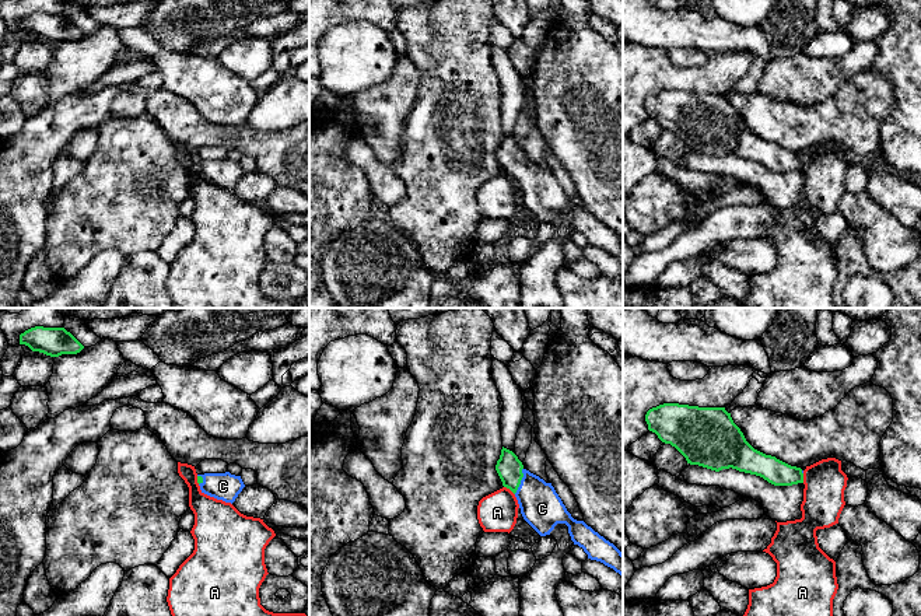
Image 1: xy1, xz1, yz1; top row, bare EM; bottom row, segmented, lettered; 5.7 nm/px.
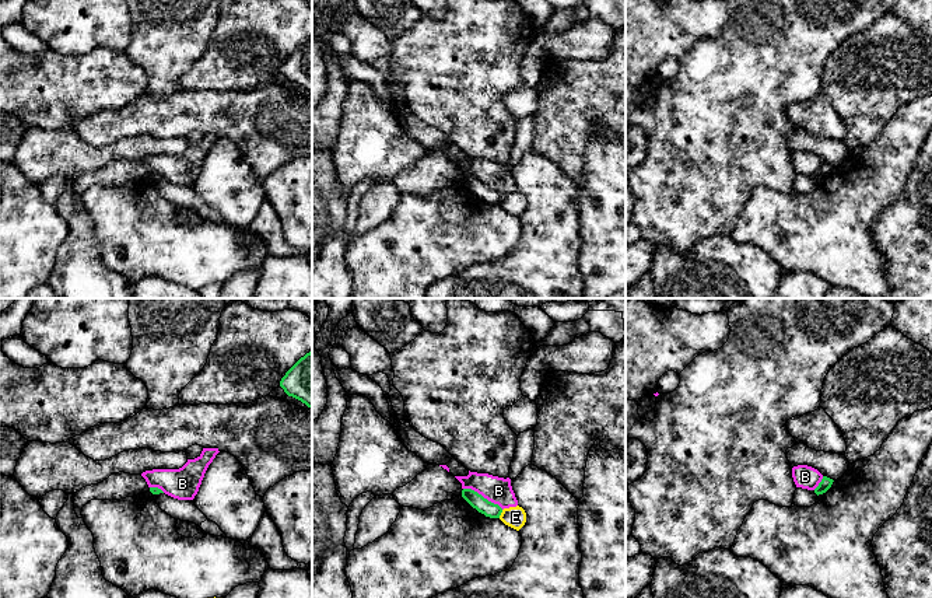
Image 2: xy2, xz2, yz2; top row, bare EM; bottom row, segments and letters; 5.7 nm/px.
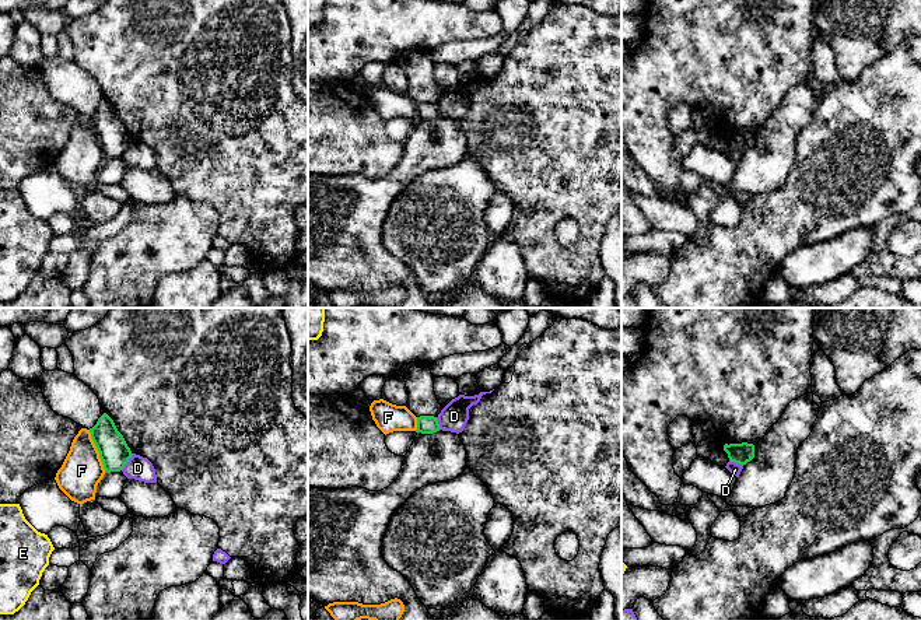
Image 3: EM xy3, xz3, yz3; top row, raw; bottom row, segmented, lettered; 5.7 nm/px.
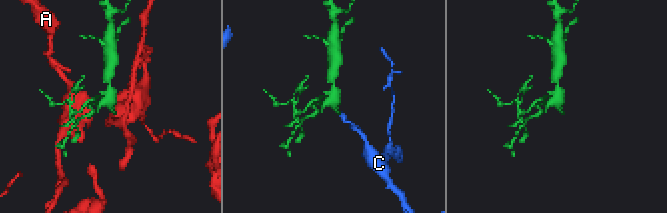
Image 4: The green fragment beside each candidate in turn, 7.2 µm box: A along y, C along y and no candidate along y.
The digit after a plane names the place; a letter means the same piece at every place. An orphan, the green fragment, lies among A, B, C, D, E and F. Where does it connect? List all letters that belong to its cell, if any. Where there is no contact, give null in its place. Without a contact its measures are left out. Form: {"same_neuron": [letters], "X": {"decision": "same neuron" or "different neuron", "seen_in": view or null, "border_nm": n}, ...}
{"same_neuron": ["C"], "A": {"decision": "different neuron", "seen_in": "xz1", "border_nm": 80}, "B": {"decision": "different neuron", "seen_in": "xz2", "border_nm": 260}, "C": {"decision": "same neuron", "seen_in": "xz1", "border_nm": 160}, "D": {"decision": "different neuron", "seen_in": "xy3", "border_nm": 120}, "E": {"decision": "different neuron", "seen_in": "xz2", "border_nm": 50}, "F": {"decision": "different neuron", "seen_in": "xy3", "border_nm": 260}}

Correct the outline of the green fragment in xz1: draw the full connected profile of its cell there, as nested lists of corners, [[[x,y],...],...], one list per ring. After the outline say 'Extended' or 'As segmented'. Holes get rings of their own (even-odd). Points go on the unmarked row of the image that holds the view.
[[[504,133],[495,157],[502,172],[515,181],[523,206],[540,223],[550,221],[557,210],[565,210],[571,227],[584,235],[588,245],[603,249],[623,263],[623,239],[584,207],[574,206],[551,169],[526,157],[518,143]]]. Extended

